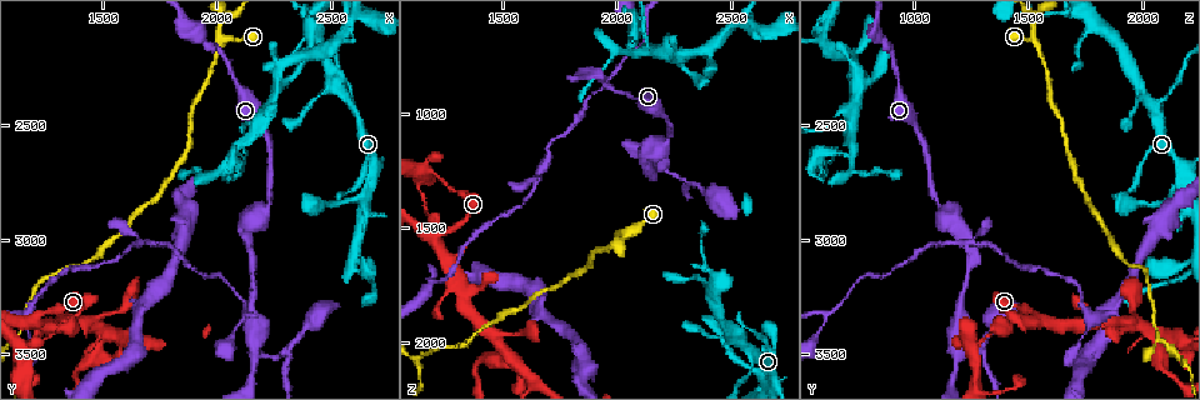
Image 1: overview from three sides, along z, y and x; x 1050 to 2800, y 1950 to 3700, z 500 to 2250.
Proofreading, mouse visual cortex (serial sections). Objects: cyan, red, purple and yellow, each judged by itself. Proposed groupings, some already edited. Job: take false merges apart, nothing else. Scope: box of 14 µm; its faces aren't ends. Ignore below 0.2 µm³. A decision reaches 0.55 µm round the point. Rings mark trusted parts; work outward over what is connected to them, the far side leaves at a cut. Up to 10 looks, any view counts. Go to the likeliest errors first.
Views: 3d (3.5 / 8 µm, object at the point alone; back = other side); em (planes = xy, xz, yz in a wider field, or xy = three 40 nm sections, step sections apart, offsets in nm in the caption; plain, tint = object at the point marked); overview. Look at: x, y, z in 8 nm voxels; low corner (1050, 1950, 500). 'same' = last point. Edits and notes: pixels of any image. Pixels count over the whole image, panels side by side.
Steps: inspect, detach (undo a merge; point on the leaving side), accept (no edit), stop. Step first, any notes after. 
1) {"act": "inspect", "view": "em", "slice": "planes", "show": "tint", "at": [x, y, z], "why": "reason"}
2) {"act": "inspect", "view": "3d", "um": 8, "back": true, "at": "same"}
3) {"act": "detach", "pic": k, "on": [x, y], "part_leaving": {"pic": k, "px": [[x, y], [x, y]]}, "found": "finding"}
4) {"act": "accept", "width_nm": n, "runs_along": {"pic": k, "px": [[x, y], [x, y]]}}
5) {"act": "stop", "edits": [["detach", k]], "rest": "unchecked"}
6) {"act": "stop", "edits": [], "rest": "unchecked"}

{"act": "inspect", "view": "3d", "um": 3.5, "at": [2590, 2420, 2060], "why": "side arm on a straight run"}

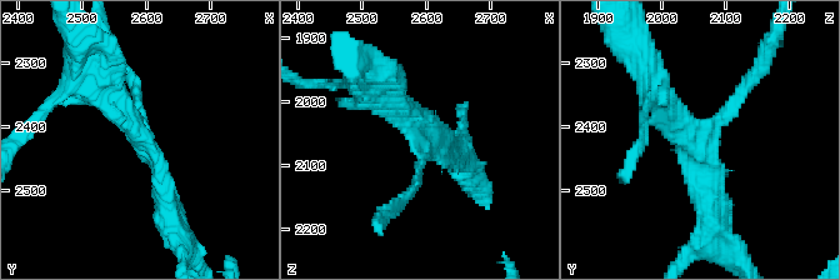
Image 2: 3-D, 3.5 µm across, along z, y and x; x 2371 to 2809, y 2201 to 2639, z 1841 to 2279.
{"act": "accept", "arm_widths_nm": [150, 300, 300], "runs_along": {"pic": 2, "px": [[170, 221], [161, 171], [96, 90]]}, "found": "all the same cell"}

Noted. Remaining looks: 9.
{"act": "inspect", "view": "3d", "um": 3.5, "at": [2040, 2120, 1540], "why": "thin neck"}

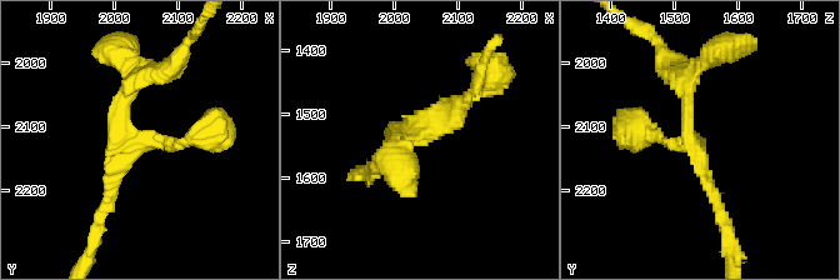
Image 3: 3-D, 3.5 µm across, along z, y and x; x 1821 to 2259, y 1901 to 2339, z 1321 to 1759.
{"act": "inspect", "view": "em", "slice": "xy", "step": 5, "show": "tint", "at": [2040, 2125, 1535], "why": "shape alone is not enough"}

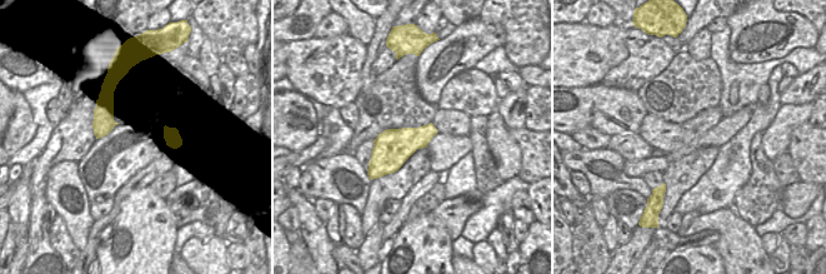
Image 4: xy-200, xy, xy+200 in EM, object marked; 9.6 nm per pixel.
{"act": "accept", "runs_along": {"pic": 3, "px": [[203, 133], [134, 144], [103, 209]]}, "found": "continuous, no second cell"}

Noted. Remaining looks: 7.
{"act": "inspect", "view": "3d", "um": 3.5, "at": [2120, 2920, 1200], "why": "sharp bend"}

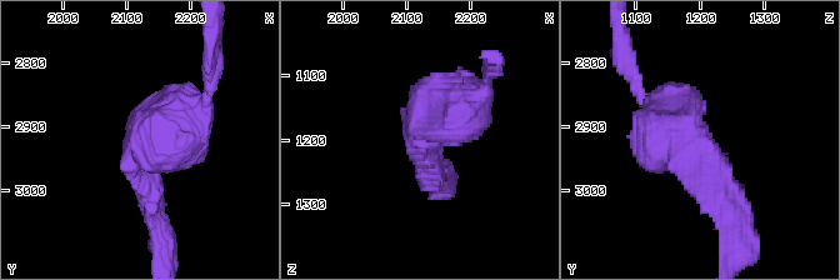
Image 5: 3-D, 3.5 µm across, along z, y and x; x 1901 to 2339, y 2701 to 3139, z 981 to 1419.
{"act": "inspect", "view": "em", "slice": "xy", "step": 5, "show": "tint", "at": [2115, 2925, 1195]}

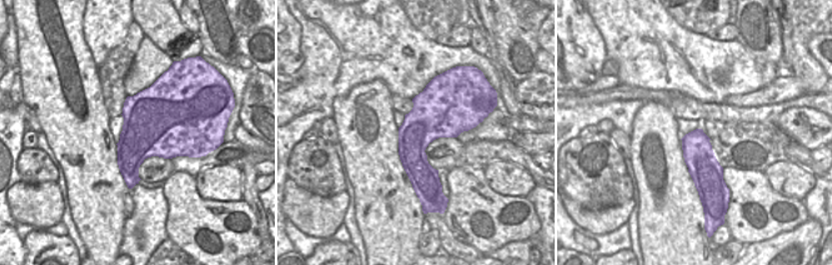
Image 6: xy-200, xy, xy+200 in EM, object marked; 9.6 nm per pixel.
{"act": "accept", "width_nm": 420, "runs_along": {"pic": 5, "px": [[656, 111], [714, 161], [736, 208]]}, "found": "one cell here"}

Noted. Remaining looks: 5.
{"act": "inspect", "view": "3d", "um": 8, "at": [2300, 3480, 1290], "why": "arms part here"}

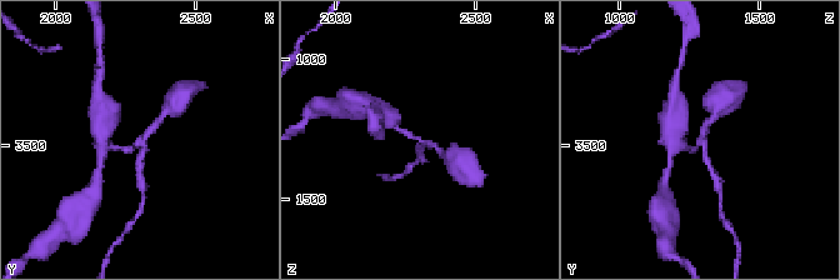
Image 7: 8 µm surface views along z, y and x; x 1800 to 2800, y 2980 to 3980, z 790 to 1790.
{"act": "inspect", "view": "3d", "um": 3.5, "back": true, "at": [2300, 3480, 1280]}

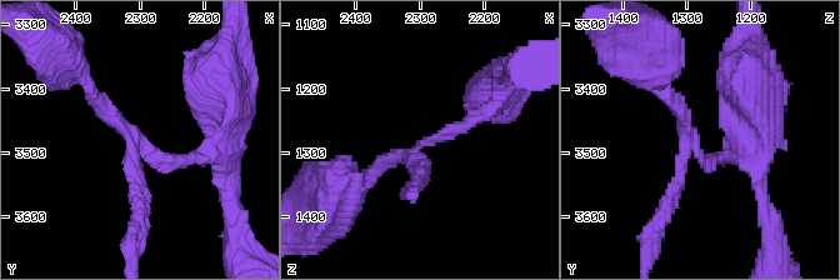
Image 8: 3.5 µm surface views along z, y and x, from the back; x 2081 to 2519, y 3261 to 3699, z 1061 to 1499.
{"act": "inspect", "view": "em", "slice": "xy", "step": 1, "show": "tint", "at": [2300, 3490, 1290]}

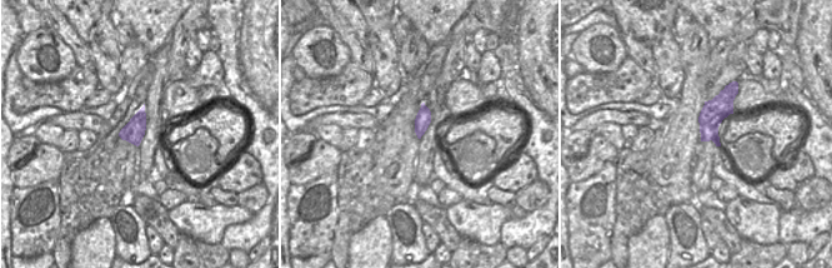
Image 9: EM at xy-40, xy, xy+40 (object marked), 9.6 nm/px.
{"act": "accept", "runs_along": {"pic": 8, "px": [[211, 156], [146, 153], [89, 84]]}, "found": "one cell here"}

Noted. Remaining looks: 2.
{"act": "stop", "edits": [], "rest": "unchecked"}

